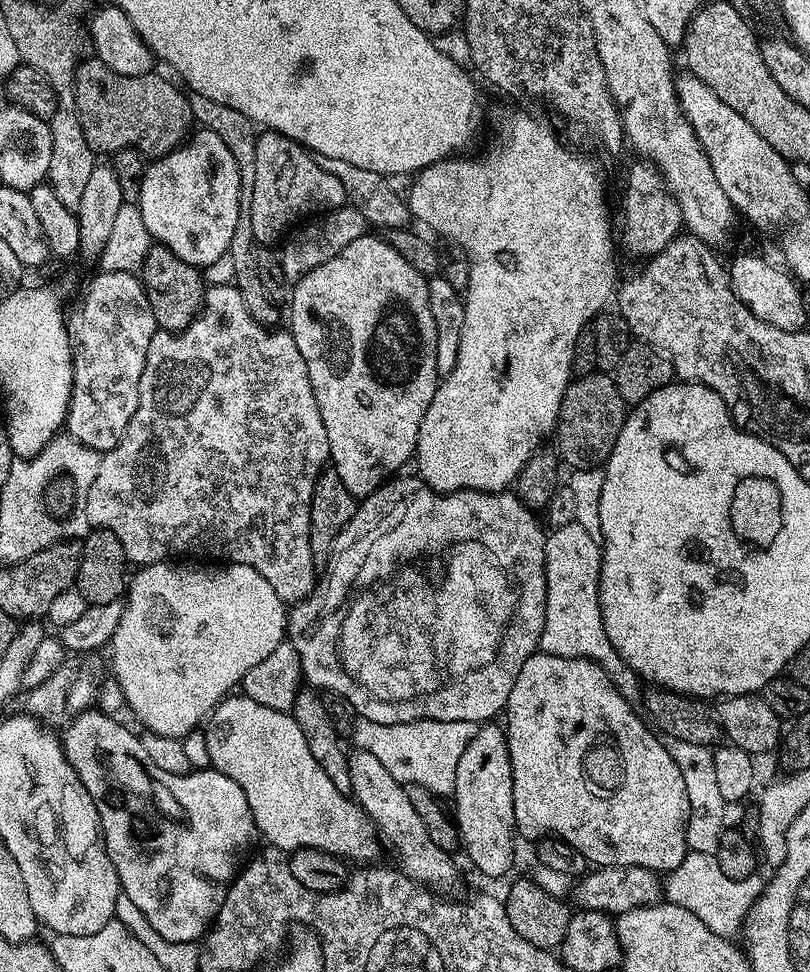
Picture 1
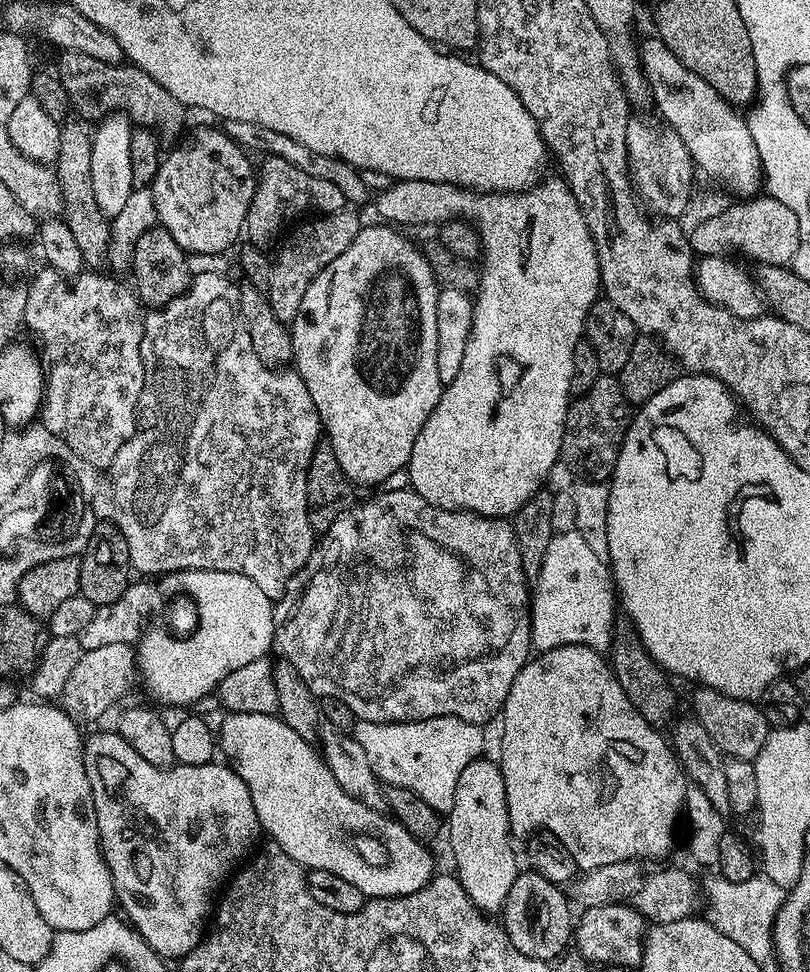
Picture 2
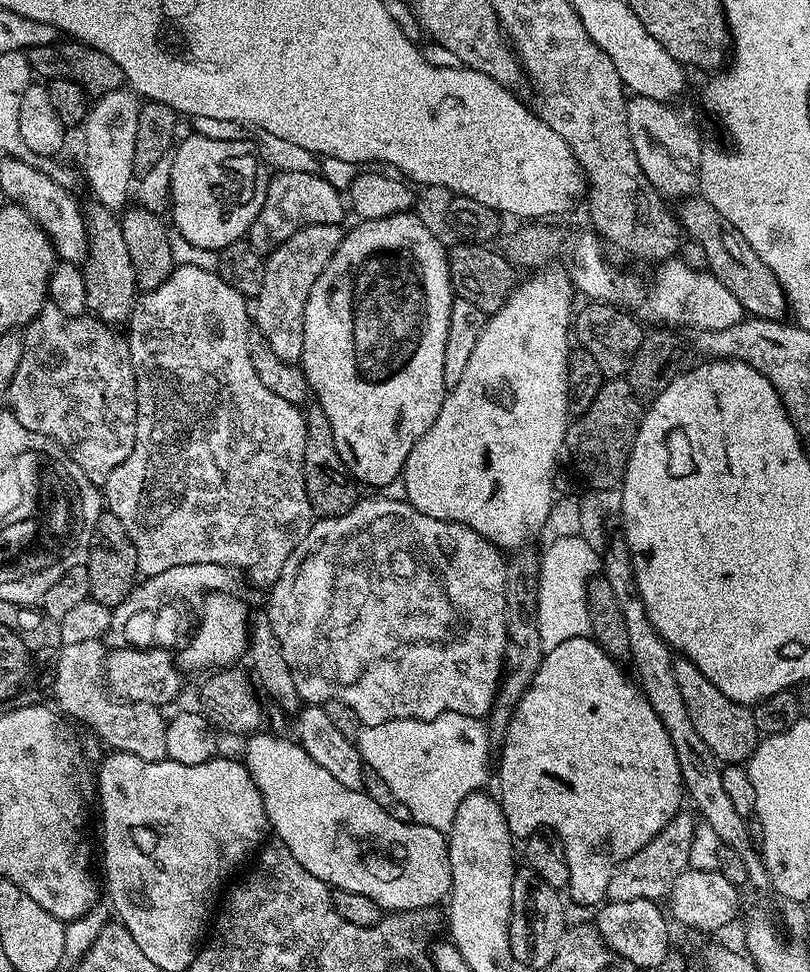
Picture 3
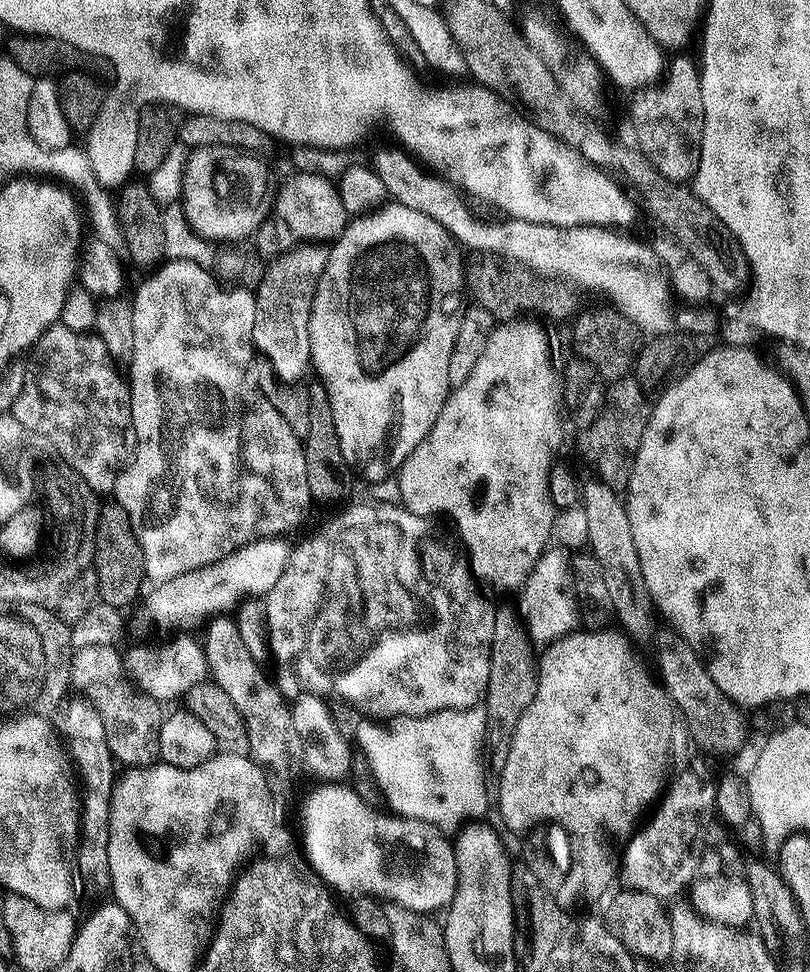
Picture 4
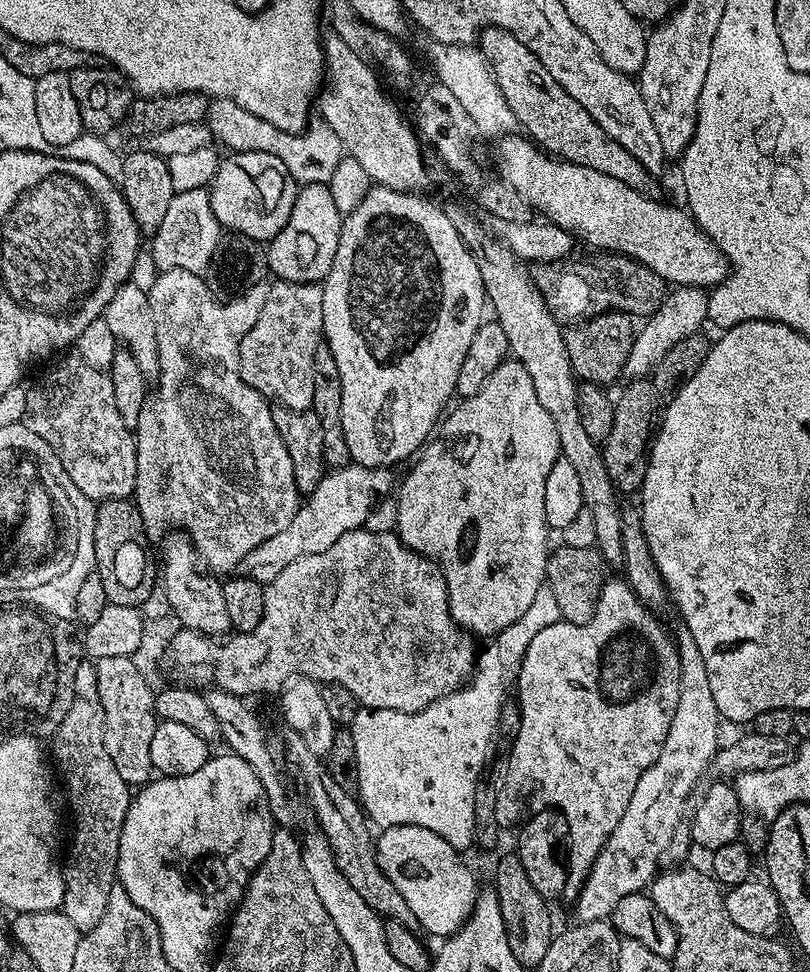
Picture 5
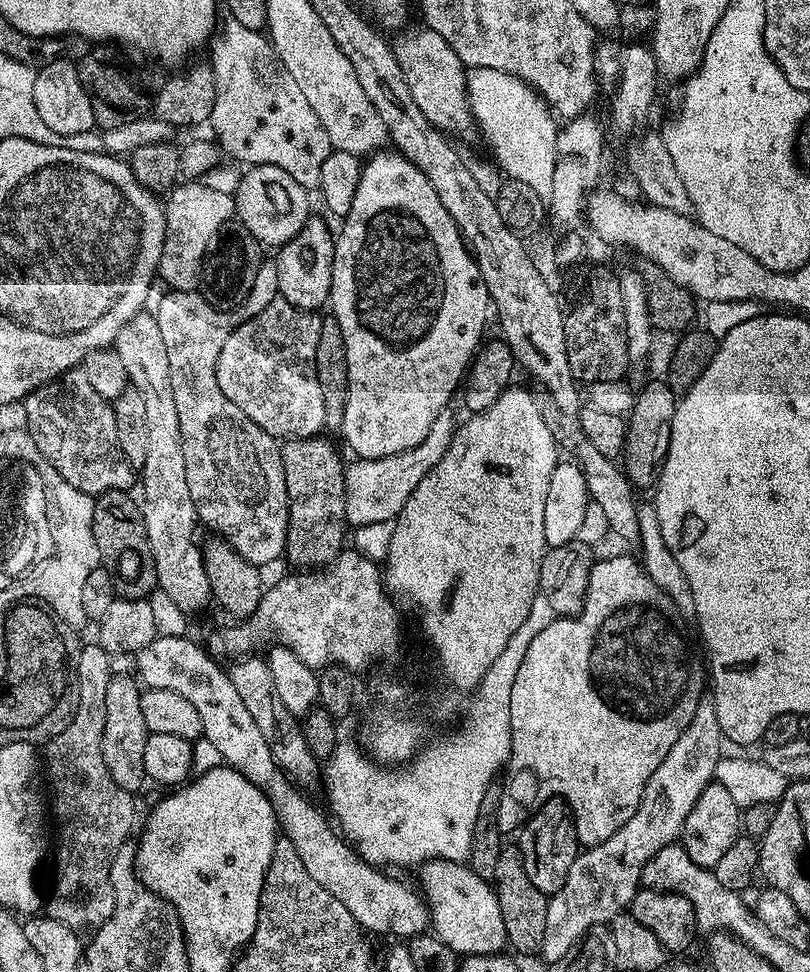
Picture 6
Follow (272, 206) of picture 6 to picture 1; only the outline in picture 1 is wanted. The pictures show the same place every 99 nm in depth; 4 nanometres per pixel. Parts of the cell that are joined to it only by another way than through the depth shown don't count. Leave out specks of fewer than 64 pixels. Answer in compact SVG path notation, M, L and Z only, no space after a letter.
M207 130L196 131L179 148L153 159L145 167L138 207L146 230L155 243L165 244L167 248L174 250L174 254L178 254L178 258L182 258L182 262L203 270L228 254L228 247L234 238L234 226L238 226L240 179L238 162L234 162L234 154L230 154L226 142L222 142L222 138Z

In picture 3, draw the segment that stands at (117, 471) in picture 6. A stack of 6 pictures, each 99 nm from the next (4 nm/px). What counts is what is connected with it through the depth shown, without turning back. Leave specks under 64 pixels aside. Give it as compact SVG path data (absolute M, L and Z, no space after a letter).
M45 306L40 311L40 315L31 320L23 329L22 339L24 341L22 362L18 366L18 374L14 374L14 382L10 382L10 390L6 397L7 407L16 415L18 422L22 422L22 426L26 426L26 430L34 430L38 434L49 436L57 444L61 444L68 451L71 460L78 462L78 466L82 466L82 470L92 481L103 482L107 480L114 470L114 466L122 466L122 462L126 462L126 458L130 458L130 450L134 450L136 445L136 375L134 374L127 335L123 331L117 330L113 325L99 320L93 314L67 316L55 306Z

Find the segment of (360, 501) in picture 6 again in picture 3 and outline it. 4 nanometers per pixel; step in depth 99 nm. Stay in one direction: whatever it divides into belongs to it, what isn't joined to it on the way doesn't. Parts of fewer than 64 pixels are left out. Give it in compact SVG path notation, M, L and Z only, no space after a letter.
M183 564L170 566L162 574L141 579L124 601L112 609L110 626L102 639L109 649L118 648L162 648L176 650L192 639L204 597L210 592L231 589L233 569L220 564Z

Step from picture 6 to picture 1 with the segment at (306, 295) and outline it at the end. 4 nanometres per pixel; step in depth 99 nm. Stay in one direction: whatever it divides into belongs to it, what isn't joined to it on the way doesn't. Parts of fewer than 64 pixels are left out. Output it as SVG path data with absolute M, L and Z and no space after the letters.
M264 130L257 135L254 150L254 203L250 206L250 226L254 230L257 245L275 245L275 240L280 235L283 237L296 224L295 220L303 221L317 214L332 212L344 206L347 199L342 182L338 182L334 174L322 170L319 159L304 145L295 144L280 132Z

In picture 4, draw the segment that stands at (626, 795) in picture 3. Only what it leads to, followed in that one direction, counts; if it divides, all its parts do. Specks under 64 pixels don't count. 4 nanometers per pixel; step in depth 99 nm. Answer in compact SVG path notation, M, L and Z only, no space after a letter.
M577 630L569 632L567 636L558 636L547 645L544 653L539 653L538 667L534 672L534 691L530 706L522 714L518 726L514 730L514 738L510 742L510 754L506 754L506 766L502 766L498 783L500 789L496 792L496 804L500 807L500 820L512 832L527 834L537 824L561 824L570 838L572 861L570 870L566 874L566 882L562 882L560 891L555 893L554 899L561 910L576 908L580 900L596 900L607 890L614 869L618 864L618 852L612 843L615 840L627 841L637 827L636 815L643 810L644 804L657 799L660 779L664 776L664 763L668 760L668 751L672 748L672 716L674 720L674 705L664 691L663 683L655 675L648 673L648 668L636 657L637 649L633 641L629 640L623 631L608 632L609 630Z

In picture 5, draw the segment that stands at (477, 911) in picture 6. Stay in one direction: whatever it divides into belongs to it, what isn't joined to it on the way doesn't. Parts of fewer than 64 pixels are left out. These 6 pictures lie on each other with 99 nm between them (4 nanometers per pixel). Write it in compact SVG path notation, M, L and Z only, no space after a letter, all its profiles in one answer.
M394 826L383 829L375 837L376 861L394 882L394 890L406 898L406 906L414 913L416 924L432 936L450 938L468 922L468 915L476 907L476 876L468 869L461 853L446 838L422 826Z

